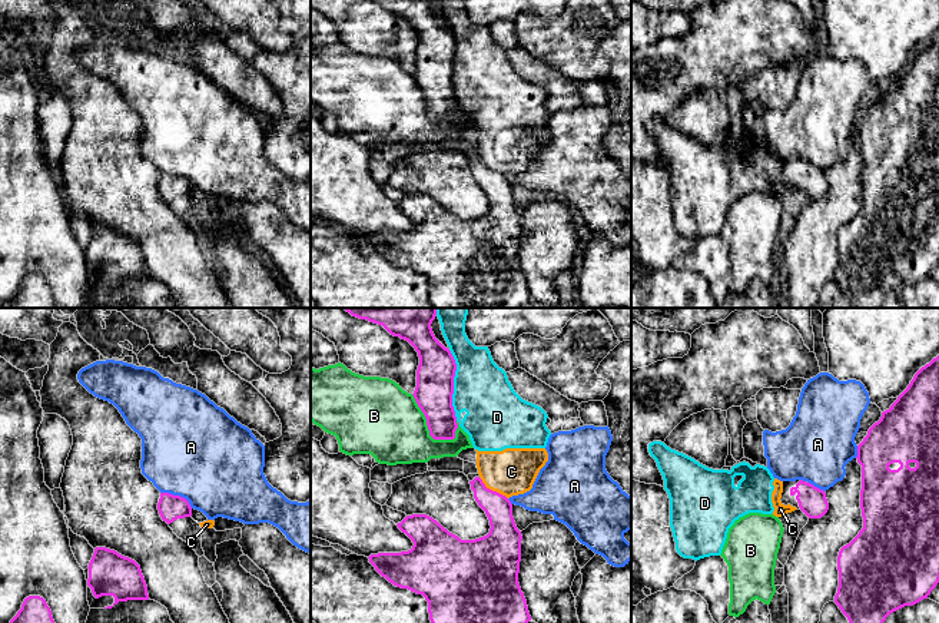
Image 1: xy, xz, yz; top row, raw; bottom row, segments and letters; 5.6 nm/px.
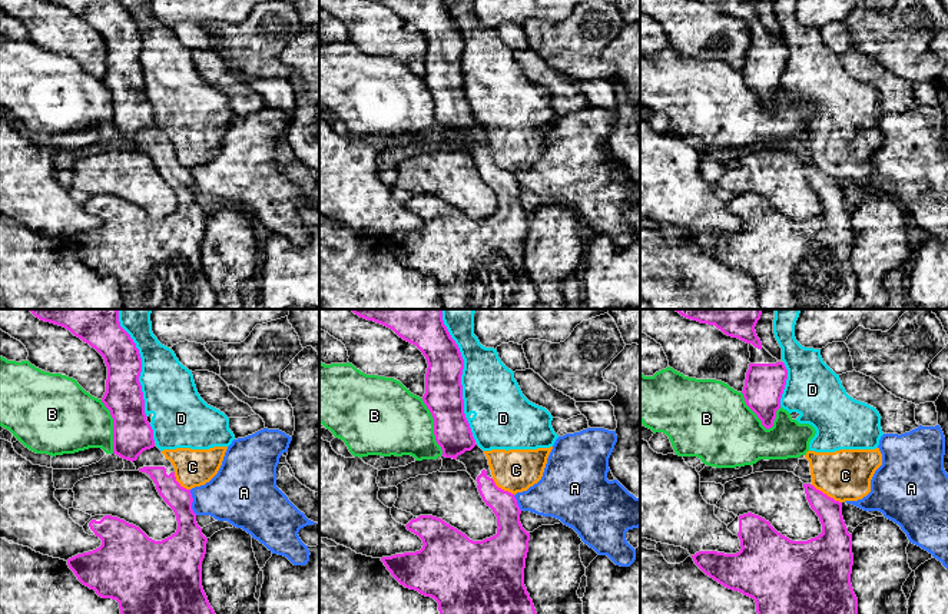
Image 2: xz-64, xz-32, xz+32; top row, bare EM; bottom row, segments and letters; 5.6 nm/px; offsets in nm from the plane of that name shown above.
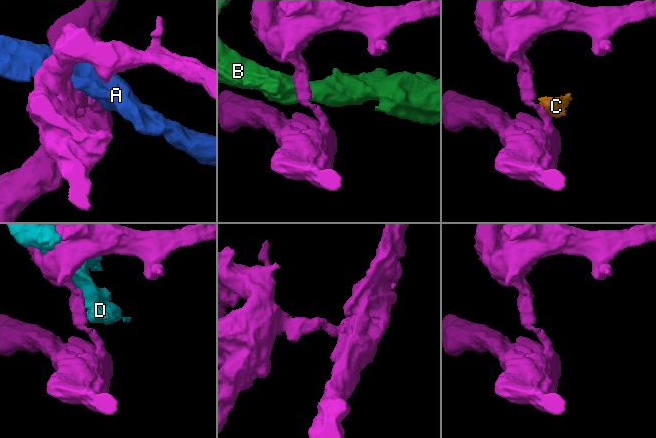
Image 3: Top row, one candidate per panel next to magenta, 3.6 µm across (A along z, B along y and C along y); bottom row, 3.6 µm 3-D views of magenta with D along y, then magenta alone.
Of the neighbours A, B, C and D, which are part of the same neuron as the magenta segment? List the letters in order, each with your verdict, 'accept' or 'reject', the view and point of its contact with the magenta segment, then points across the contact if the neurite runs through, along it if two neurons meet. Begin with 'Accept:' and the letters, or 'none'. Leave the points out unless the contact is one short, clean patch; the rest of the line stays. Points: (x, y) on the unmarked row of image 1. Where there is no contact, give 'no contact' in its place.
Accept: none
A: reject; contact xy (178, 175); border xy (161, 171), (179, 174), (192, 186)
B: reject; contact xz (427, 103)
C: reject; contact xz (491, 169); border xz (480, 158), (487, 166), (507, 178)
D: reject; contact xz (453, 65)

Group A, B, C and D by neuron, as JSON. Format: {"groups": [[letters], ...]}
{"groups": [["A"], ["B"], ["C", "D"]]}

